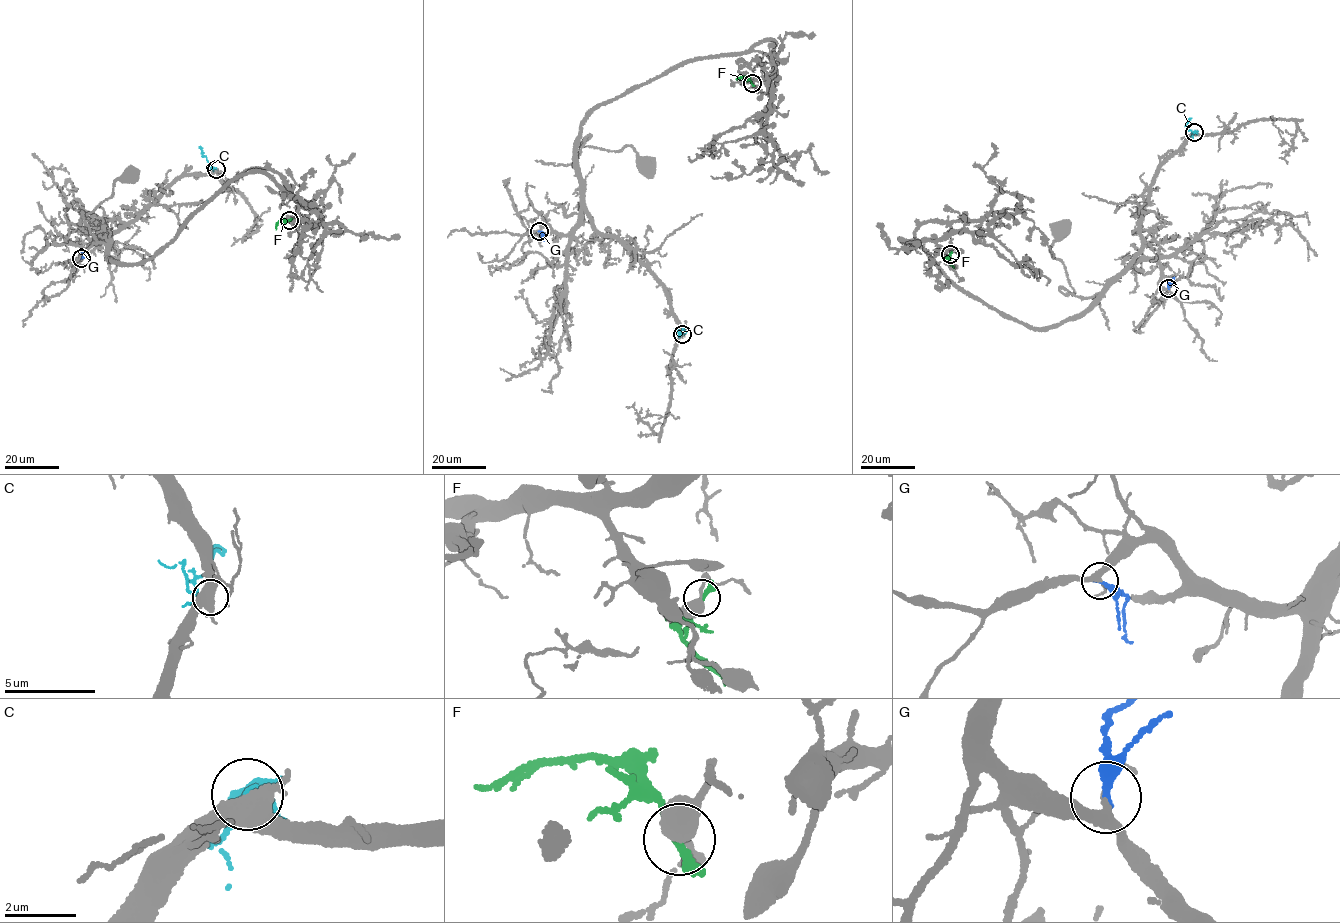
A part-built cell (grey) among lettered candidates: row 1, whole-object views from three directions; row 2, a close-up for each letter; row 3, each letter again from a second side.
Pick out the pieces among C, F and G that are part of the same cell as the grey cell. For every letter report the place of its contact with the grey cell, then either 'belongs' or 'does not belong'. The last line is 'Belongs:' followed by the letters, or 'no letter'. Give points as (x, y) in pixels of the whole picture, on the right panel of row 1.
C: (1194, 132) | belongs
F: (950, 254) | does not belong
G: (1168, 288) | does not belong
Belongs: C

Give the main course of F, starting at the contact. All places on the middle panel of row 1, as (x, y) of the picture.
F: (751, 83), (745, 76), (736, 79)

